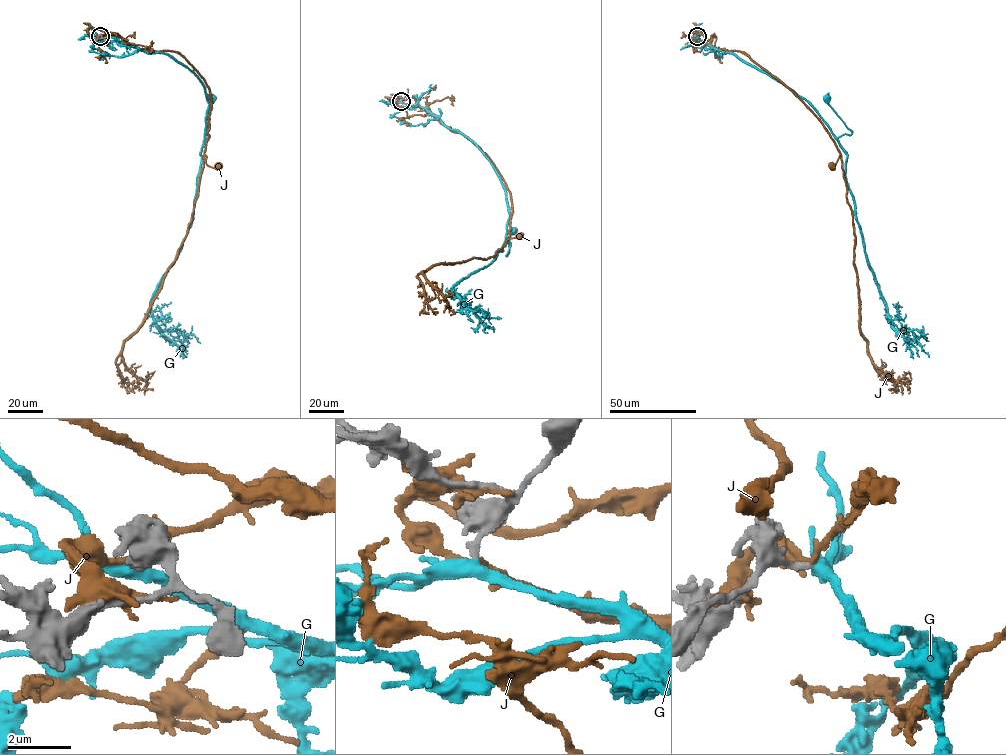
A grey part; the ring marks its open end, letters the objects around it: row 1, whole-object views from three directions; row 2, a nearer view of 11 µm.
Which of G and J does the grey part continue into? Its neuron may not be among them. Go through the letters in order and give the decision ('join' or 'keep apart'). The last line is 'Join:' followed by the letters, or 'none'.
G: join
J: keep apart
Join: G

